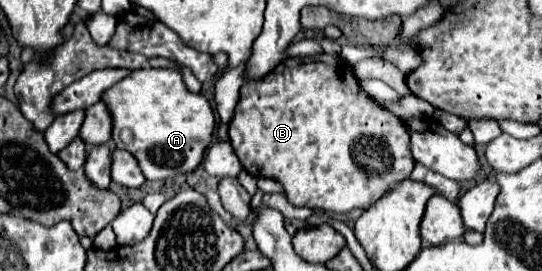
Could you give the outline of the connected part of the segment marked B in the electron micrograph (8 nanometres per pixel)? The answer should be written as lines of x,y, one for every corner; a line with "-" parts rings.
320,53
316,57
286,57
266,77
262,77
258,81
248,81
240,91
240,101
238,101
238,107
236,107
234,117
228,127
230,127
230,131
228,131
230,143
234,147
234,153
240,159
242,167
254,177
270,177
270,179
276,179
278,183
282,183
282,187
286,191
286,199
298,207
320,207
324,211
334,211
334,213
350,213
354,209
366,209
376,199
380,199
392,185
408,179
414,169
414,157
410,153
410,135
406,131
406,125
398,117
394,117
392,113
388,113
386,109
382,109
380,105
376,105
372,101
372,97
358,85
356,77
352,73
352,65
348,61
344,61
340,55

